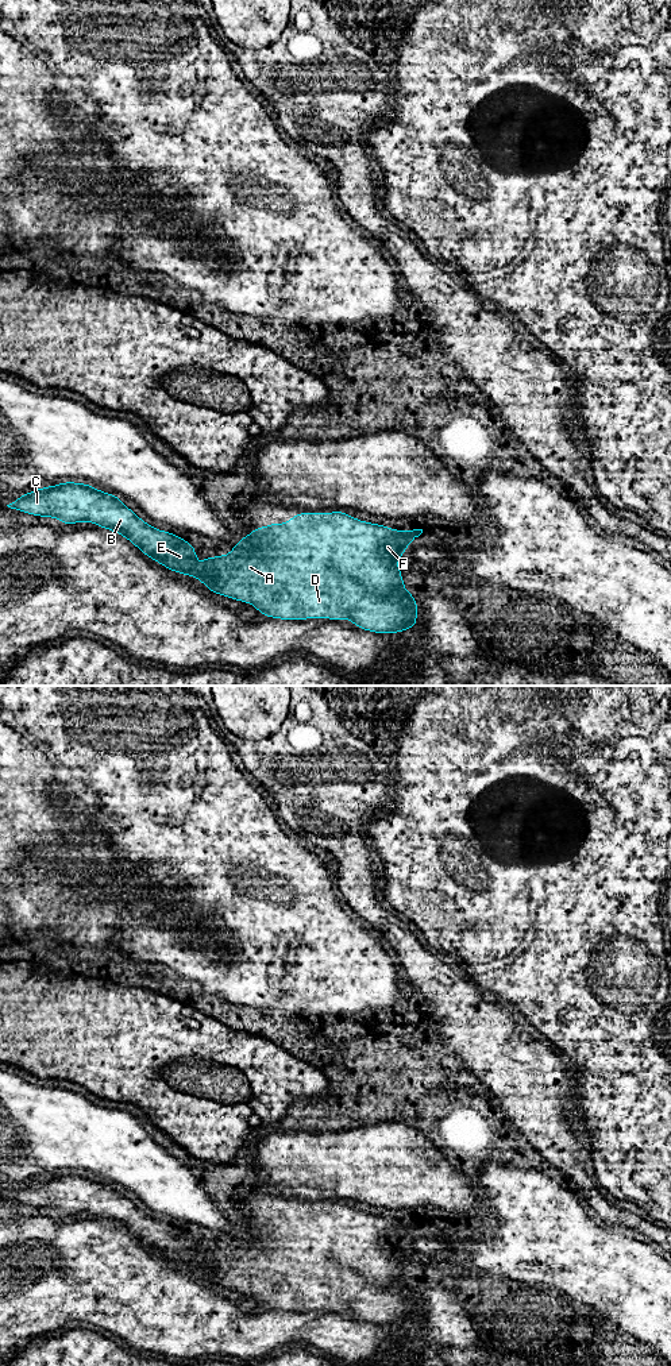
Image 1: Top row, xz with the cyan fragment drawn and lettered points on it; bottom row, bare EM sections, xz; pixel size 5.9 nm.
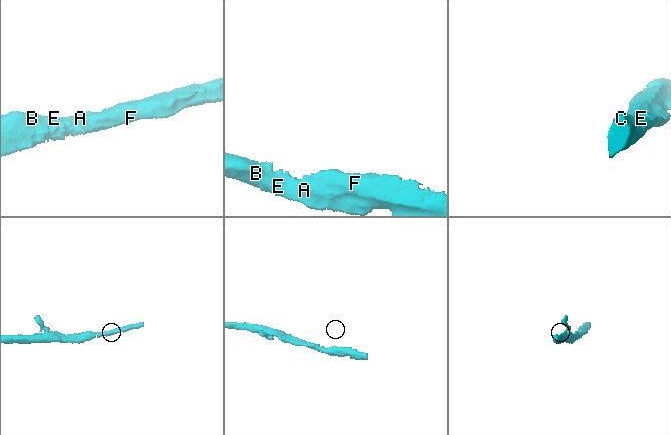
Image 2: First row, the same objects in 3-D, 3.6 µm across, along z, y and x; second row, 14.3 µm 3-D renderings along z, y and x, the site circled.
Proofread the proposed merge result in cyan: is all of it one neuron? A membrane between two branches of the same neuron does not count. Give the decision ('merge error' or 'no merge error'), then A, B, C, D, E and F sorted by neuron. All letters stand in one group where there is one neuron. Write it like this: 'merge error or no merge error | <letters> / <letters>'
no merge error | A B C D E F

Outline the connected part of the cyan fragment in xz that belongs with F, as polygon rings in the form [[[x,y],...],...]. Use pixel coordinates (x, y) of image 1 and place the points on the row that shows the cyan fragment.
[[[74,482],[42,487],[7,505],[41,517],[55,517],[65,525],[93,522],[127,537],[140,552],[178,574],[201,580],[213,594],[248,602],[271,618],[348,618],[358,628],[375,633],[398,633],[417,626],[417,601],[402,582],[397,560],[423,529],[394,530],[359,521],[344,512],[298,513],[288,524],[255,528],[225,556],[204,557],[197,568],[196,548],[153,528],[123,505],[116,495]]]

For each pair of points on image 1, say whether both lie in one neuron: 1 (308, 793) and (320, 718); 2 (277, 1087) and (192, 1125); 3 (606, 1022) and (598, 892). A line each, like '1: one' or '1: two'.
1: one
2: one
3: one

